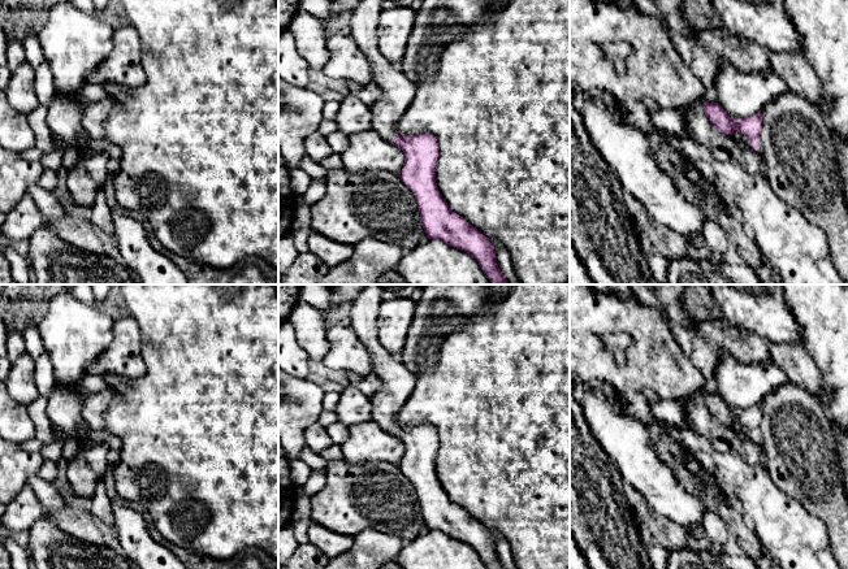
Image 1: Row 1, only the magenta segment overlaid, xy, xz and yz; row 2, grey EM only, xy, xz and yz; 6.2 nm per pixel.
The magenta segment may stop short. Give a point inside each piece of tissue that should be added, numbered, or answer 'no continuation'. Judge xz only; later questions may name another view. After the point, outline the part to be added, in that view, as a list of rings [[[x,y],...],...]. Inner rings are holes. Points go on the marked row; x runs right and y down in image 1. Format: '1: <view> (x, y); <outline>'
1: xz (398, 91); [[[359,0],[350,12],[350,35],[367,55],[372,81],[382,91],[382,96],[371,107],[372,129],[384,140],[393,143],[397,135],[395,125],[410,107],[415,86],[402,73],[399,65],[388,61],[378,49],[378,16],[385,5],[386,0]]]

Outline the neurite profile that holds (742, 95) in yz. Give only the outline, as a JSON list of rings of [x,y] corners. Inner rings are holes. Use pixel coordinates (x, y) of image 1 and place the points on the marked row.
[[[723,64],[714,81],[717,103],[732,118],[747,118],[761,112],[780,94],[791,91],[774,71],[743,73]]]

